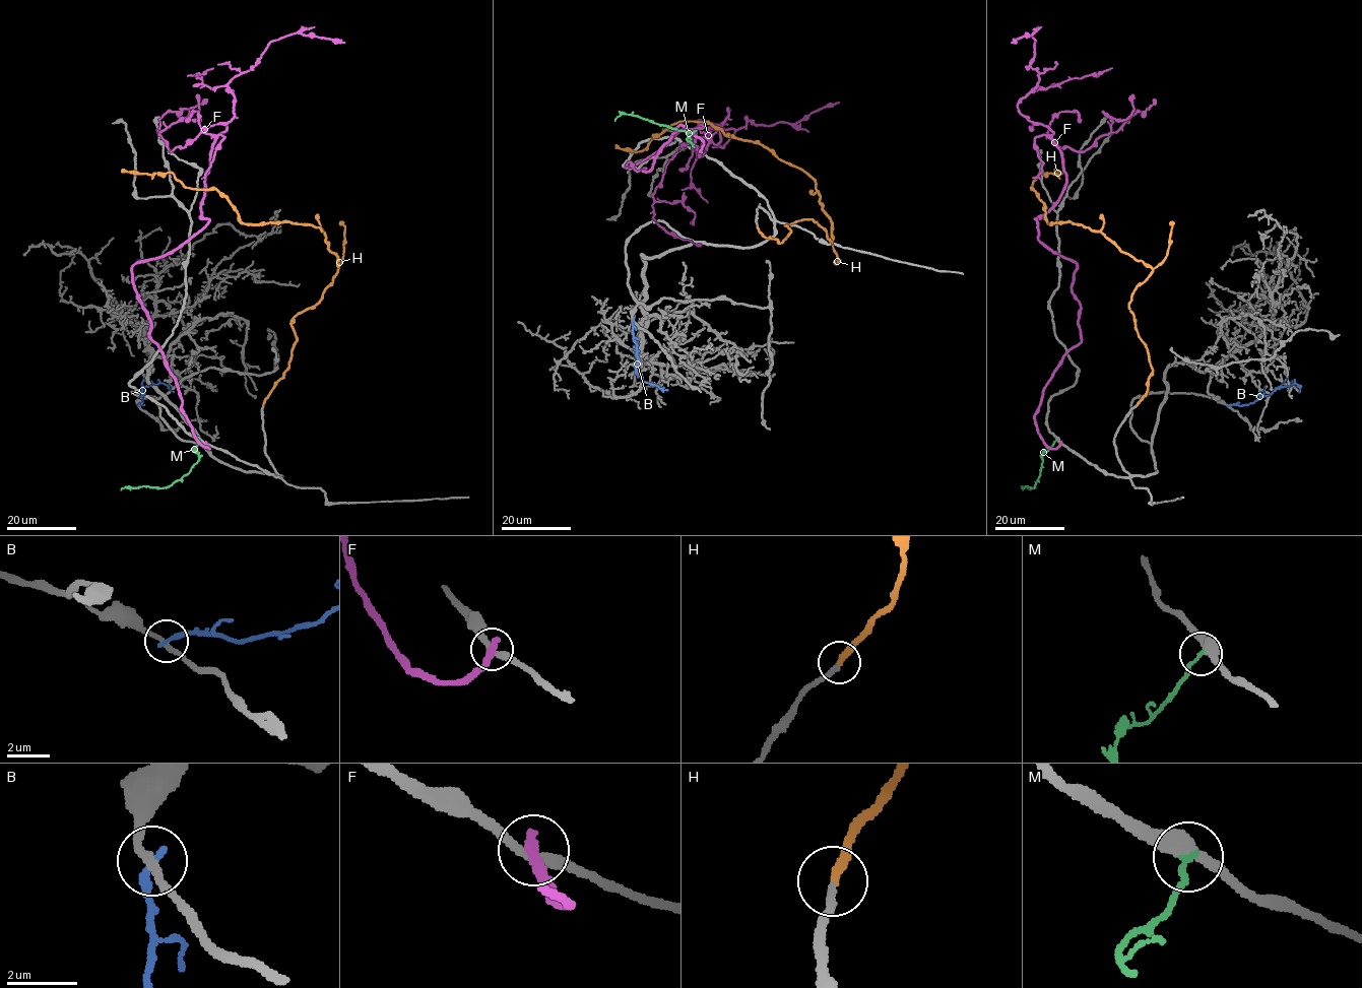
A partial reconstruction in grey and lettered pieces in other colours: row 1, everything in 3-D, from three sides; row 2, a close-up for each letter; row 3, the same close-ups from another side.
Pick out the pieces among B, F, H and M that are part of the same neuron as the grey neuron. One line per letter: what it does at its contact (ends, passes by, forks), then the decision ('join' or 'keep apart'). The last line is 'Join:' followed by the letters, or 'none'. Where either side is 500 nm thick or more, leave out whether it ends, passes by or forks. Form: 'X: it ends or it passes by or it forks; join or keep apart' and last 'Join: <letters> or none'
B: it ends; keep apart
F: it ends; keep apart
H: it ends; join
M: it ends; keep apart
Join: H

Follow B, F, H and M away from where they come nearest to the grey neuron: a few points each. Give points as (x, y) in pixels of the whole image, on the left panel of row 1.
B: (138, 406), (145, 387), (164, 383), (174, 392)
F: (206, 444), (149, 337), (132, 266), (207, 222), (210, 151), (234, 116), (228, 83), (271, 41), (344, 43)
H: (263, 404), (287, 369), (290, 321), (337, 270), (326, 236), (244, 223), (215, 189), (122, 169)
M: (199, 440), (193, 451), (198, 454), (199, 460), (170, 485), (125, 486), (121, 489)

